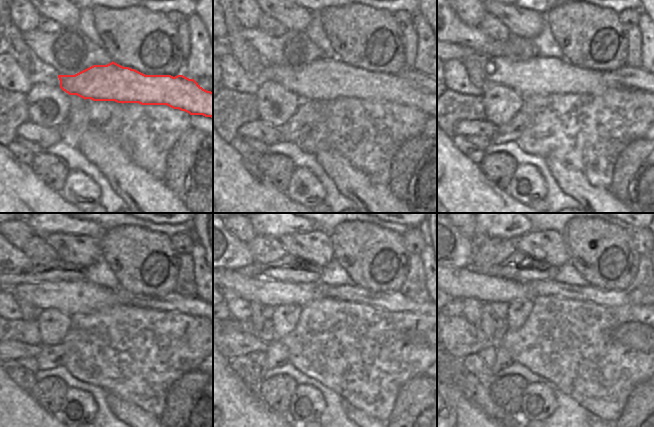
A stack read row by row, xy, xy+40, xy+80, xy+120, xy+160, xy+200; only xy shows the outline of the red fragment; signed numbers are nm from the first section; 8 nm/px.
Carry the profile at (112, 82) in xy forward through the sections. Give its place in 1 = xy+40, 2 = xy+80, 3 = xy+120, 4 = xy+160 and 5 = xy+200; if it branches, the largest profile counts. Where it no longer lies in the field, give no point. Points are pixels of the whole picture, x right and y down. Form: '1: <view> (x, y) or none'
1: xy+40 (328, 78)
2: xy+80 (542, 76)
3: xy+120 (73, 298)
4: xy+160 (268, 292)
5: xy+200 (463, 283)

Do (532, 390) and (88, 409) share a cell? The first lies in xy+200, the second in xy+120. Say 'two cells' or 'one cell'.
one cell

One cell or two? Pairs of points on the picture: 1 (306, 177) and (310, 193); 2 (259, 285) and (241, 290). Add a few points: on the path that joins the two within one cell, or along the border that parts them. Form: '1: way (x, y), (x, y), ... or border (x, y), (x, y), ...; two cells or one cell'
1: way (306, 181), (308, 189); one cell
2: way (255, 288), (245, 288); one cell

